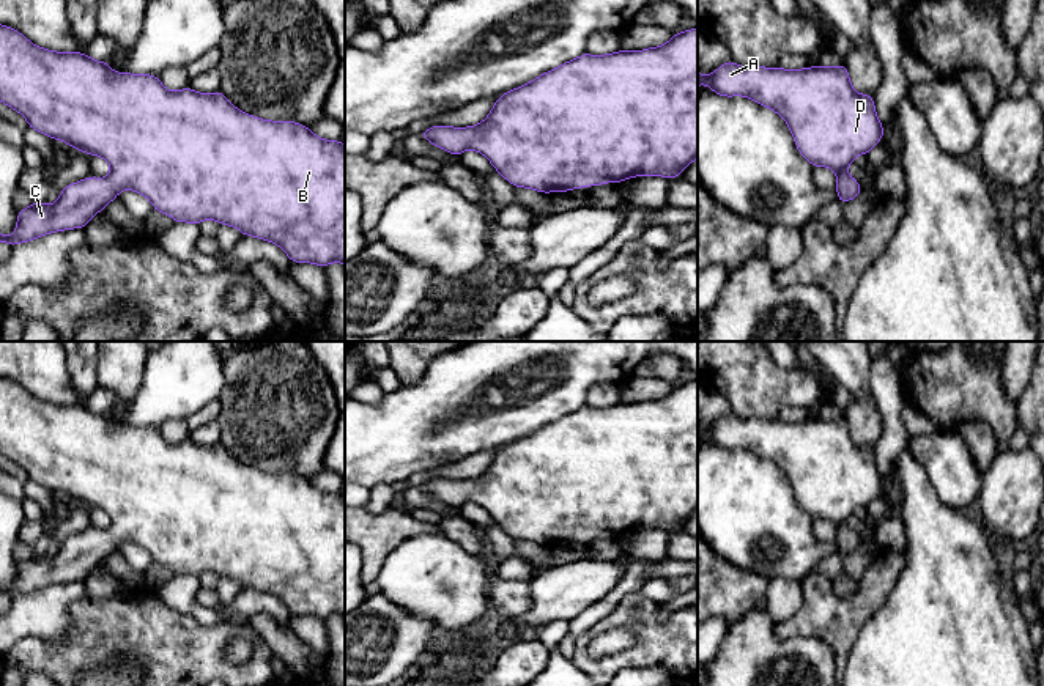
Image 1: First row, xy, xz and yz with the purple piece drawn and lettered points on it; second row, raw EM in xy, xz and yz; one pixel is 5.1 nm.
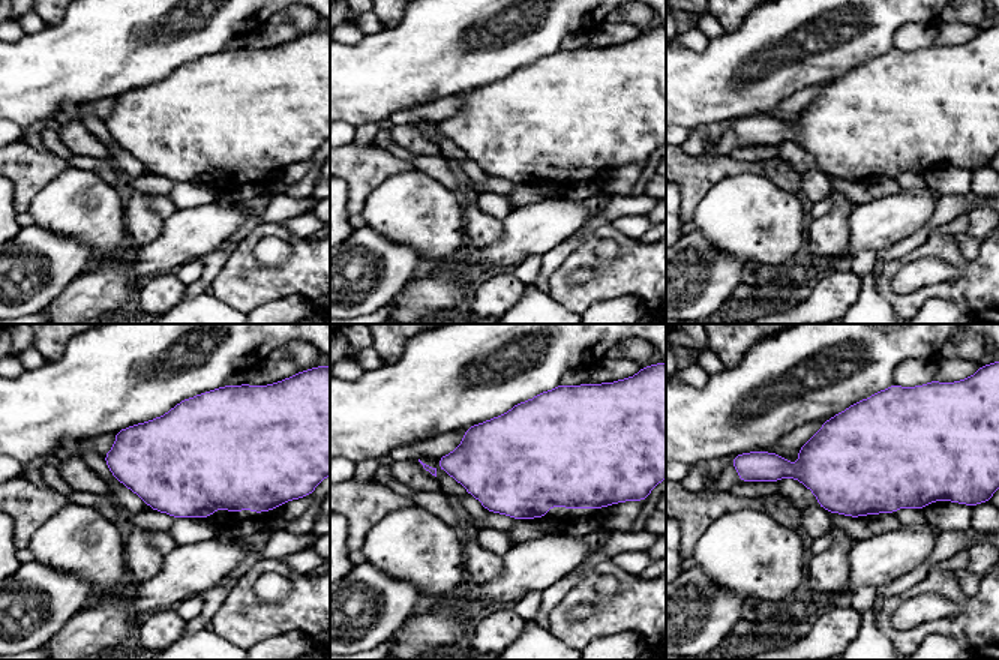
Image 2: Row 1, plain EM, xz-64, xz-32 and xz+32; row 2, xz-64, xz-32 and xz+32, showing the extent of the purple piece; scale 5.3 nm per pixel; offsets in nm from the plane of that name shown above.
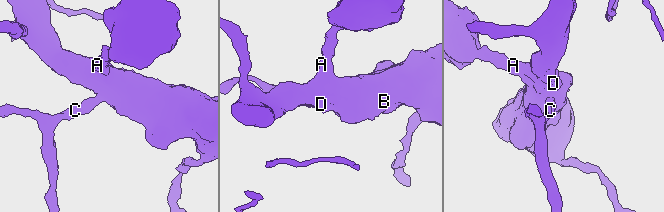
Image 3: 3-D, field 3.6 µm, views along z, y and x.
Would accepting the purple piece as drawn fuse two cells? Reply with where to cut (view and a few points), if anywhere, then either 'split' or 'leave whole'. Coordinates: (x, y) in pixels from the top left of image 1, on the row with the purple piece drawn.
no cut | leave whole

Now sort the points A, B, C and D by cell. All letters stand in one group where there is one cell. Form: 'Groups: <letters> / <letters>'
Groups: A B C D

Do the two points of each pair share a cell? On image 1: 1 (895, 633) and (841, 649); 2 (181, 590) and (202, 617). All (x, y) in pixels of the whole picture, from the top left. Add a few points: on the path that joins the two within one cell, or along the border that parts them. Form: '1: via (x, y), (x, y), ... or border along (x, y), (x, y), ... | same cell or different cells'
1: border along (873, 614), (854, 642), (843, 669) | different cells
2: via (181, 597), (196, 611) | same cell

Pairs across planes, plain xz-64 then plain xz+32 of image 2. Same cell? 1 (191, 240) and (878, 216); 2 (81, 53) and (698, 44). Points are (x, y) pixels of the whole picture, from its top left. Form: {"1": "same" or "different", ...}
{"1": "same", "2": "different"}

